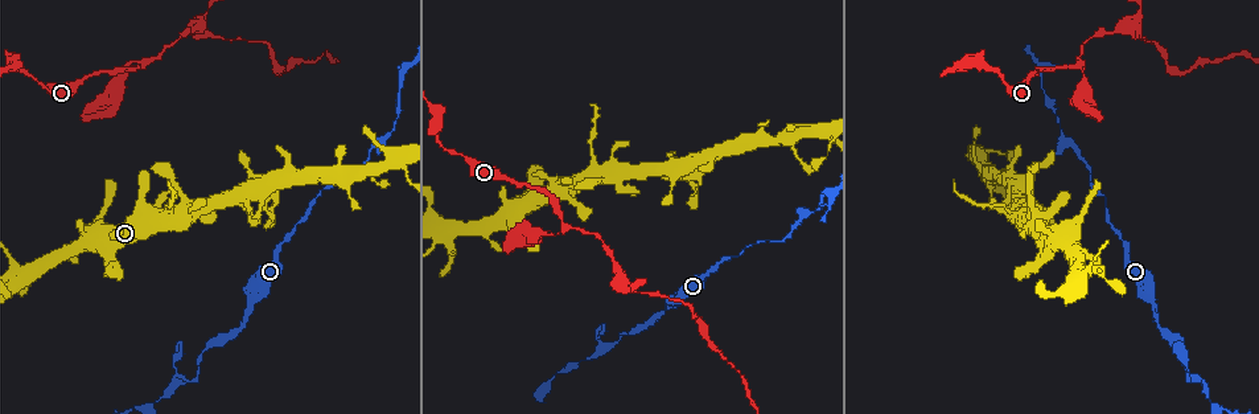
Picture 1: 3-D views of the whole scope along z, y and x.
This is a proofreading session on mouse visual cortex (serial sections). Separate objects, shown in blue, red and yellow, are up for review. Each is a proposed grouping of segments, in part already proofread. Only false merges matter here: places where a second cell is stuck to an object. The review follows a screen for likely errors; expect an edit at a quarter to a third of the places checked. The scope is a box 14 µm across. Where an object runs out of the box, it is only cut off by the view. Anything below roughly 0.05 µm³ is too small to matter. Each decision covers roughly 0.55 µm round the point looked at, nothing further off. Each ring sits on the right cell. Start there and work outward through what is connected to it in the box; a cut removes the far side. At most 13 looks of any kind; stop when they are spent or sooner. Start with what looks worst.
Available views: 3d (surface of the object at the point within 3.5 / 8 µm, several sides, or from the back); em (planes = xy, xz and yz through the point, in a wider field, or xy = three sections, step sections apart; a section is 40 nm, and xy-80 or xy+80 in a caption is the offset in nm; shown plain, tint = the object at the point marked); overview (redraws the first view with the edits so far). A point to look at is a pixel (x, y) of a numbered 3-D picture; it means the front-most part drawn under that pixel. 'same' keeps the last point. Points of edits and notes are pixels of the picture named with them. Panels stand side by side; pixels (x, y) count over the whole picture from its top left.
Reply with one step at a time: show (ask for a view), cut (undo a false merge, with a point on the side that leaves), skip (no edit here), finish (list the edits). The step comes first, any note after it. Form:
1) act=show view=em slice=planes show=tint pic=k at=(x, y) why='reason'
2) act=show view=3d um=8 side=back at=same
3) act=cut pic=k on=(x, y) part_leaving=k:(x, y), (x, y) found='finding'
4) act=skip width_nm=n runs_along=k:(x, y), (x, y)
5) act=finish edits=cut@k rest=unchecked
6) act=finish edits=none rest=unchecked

act=show view=3d um=8 pic=1 at=(814, 212) why='thin neck'

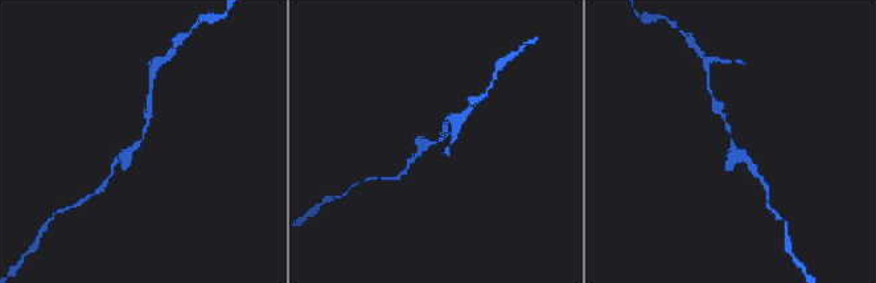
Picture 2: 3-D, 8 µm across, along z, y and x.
act=show view=3d um=3.5 pic=2 at=(730, 135)

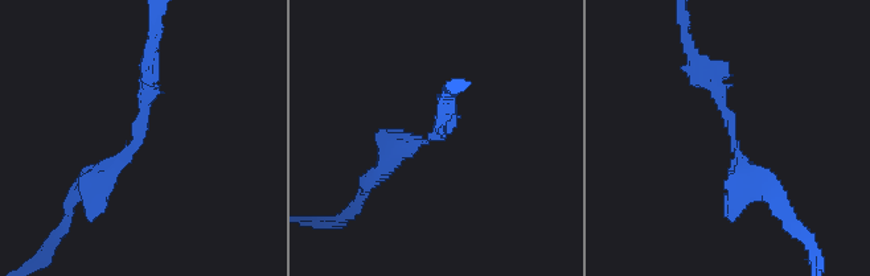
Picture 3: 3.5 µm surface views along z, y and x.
act=show view=em slice=xy step=2 show=tint pic=3 at=(734, 139) arm_widths_nm=150,250 why='need the tissue'

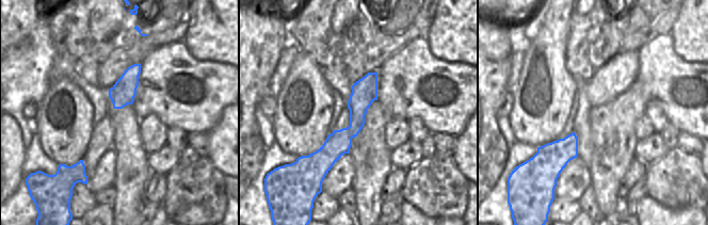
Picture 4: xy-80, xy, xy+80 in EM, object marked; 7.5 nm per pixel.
act=skip runs_along=4:(374, 75), (356, 125), (306, 161) found='one cell here'

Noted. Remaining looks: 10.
act=show view=3d um=8 pic=1 at=(143, 68) why='abrupt turn'

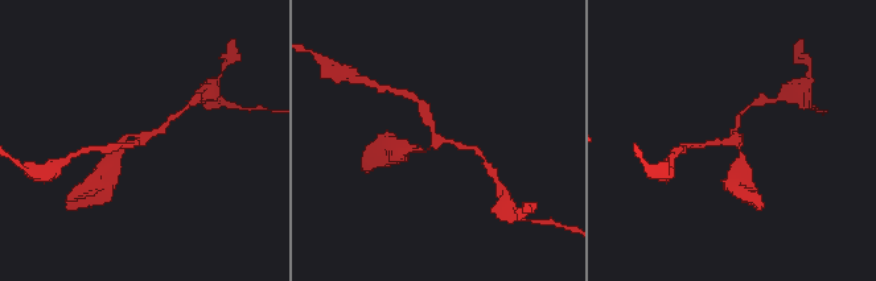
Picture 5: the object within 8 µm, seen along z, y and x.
act=show view=3d um=3.5 pic=5 at=(141, 140)

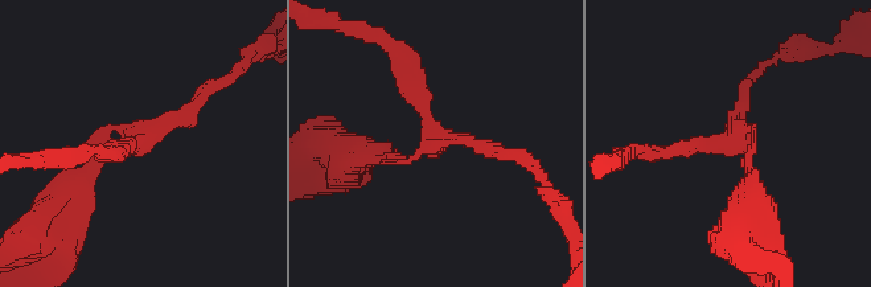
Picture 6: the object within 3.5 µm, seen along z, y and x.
act=show view=em slice=planes show=tint pic=6 at=(729, 142) why='need the tissue'

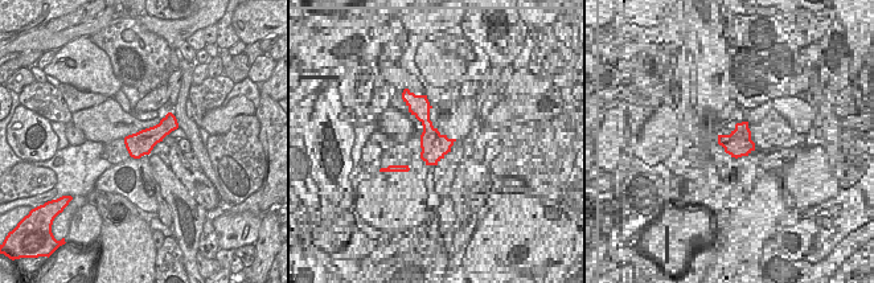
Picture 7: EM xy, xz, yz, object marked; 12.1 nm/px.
act=skip arm_widths_nm=150,150,200 runs_along=6:(403, 58), (436, 136), (505, 154) found='continuous, no second cell'

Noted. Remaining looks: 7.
act=show view=3d um=3.5 pic=1 at=(220, 39) why='thick turns thin'

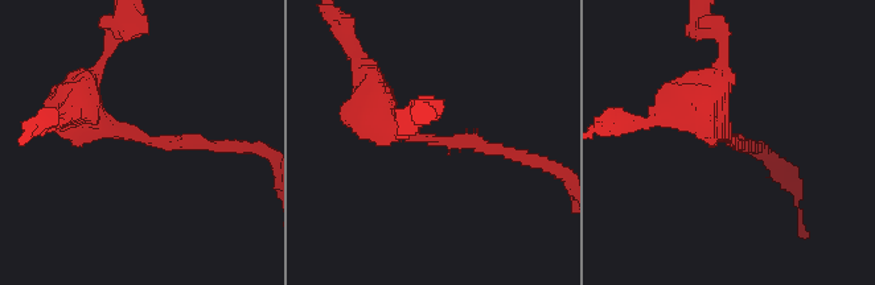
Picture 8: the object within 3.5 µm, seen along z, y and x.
act=show view=em slice=planes show=tint pic=8 at=(138, 132) arm_widths_nm=150,500

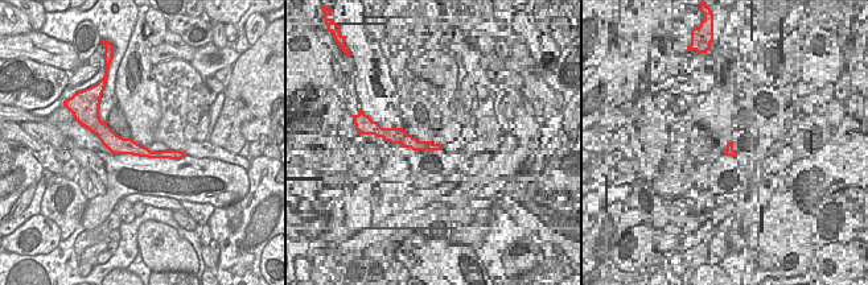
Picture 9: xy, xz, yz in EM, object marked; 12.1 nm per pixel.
act=skip runs_along=8:(372, 96), (399, 131), (513, 155) found='continuous, no second cell'

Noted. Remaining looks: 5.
act=show view=3d um=8 pic=1 at=(1172, 68) why='sharp bend'

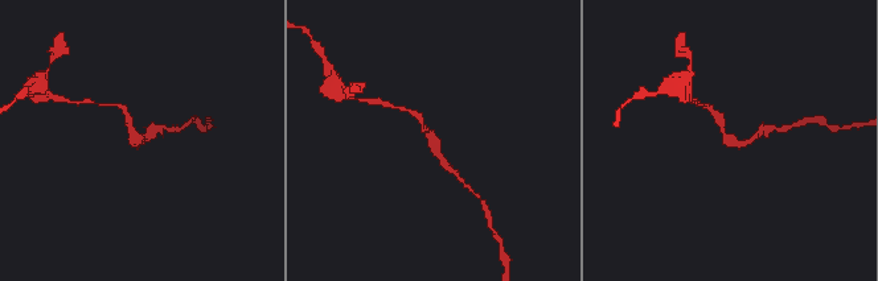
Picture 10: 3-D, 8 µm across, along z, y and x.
act=show view=em slice=xy step=3 show=tint pic=10 at=(134, 140) arm_widths_nm=200,200 why='now the EM'

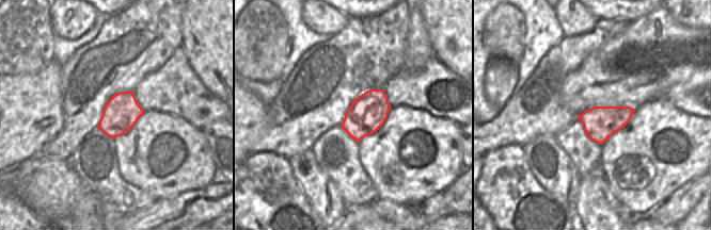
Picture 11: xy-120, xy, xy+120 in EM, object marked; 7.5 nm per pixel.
act=skip runs_along=10:(712, 108), (727, 140), (743, 144), (757, 133) found='one cell here'

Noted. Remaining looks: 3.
act=show view=3d um=8 pic=1 at=(261, 197) why='four or more arms meet'

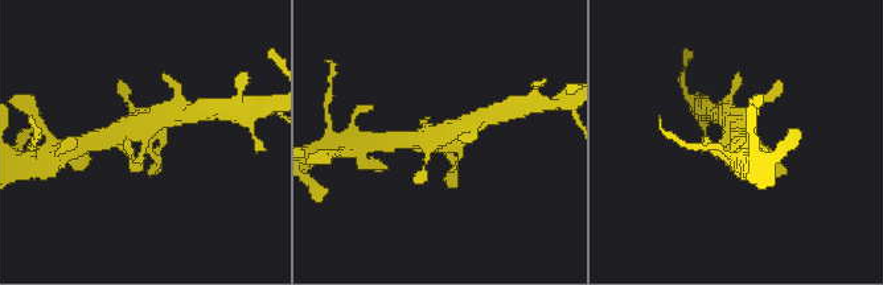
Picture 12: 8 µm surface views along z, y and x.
act=show view=3d um=3.5 pic=12 at=(144, 135) why='closer look'

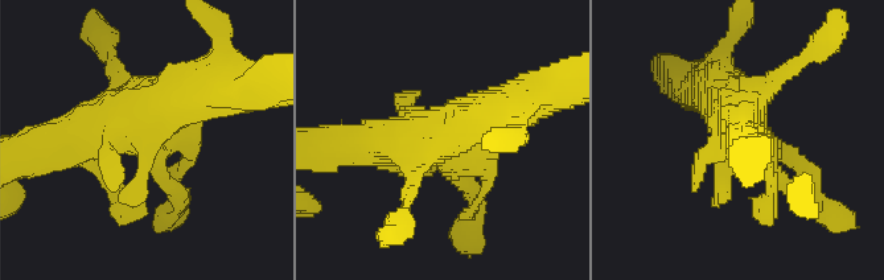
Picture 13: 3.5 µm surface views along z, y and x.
act=show view=em slice=xy step=1 show=tint pic=13 at=(142, 141)

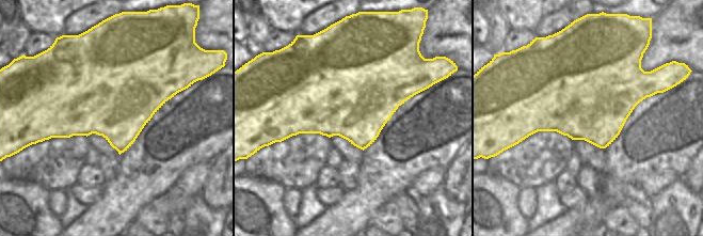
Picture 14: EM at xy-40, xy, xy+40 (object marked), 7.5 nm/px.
act=skip runs_along=13:(37, 148), (151, 99), (196, 95) found='one cell here'

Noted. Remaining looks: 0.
act=finish edits=none rest=unchecked

